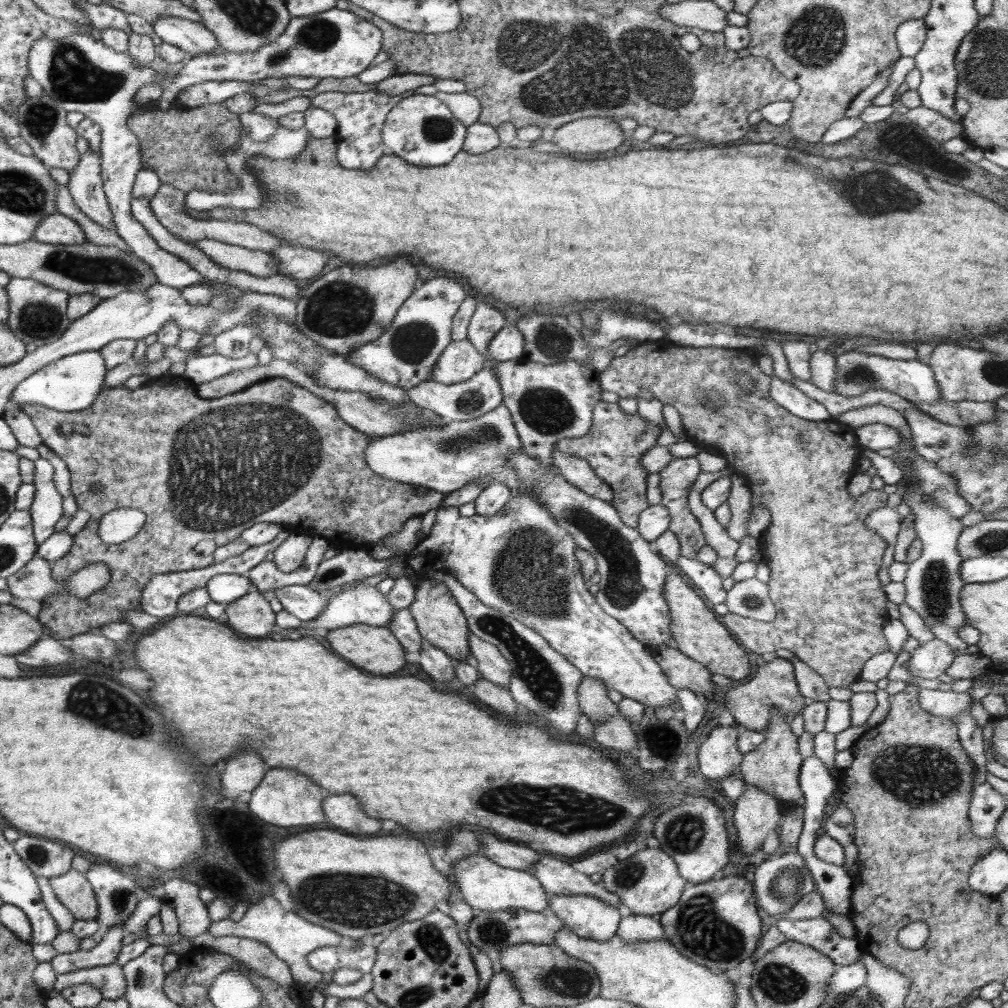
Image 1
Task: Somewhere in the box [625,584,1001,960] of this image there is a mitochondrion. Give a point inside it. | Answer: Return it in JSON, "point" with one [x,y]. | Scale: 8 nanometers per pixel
{"point":[907,773]}

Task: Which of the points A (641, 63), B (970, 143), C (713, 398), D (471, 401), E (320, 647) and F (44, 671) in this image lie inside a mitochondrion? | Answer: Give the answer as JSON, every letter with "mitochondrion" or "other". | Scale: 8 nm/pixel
{"A":"mitochondrion","B":"other","C":"mitochondrion","D":"mitochondrion","E":"other","F":"other"}

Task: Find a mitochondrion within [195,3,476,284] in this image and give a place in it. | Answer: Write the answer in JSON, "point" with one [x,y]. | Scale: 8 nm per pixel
{"point":[318,34]}

